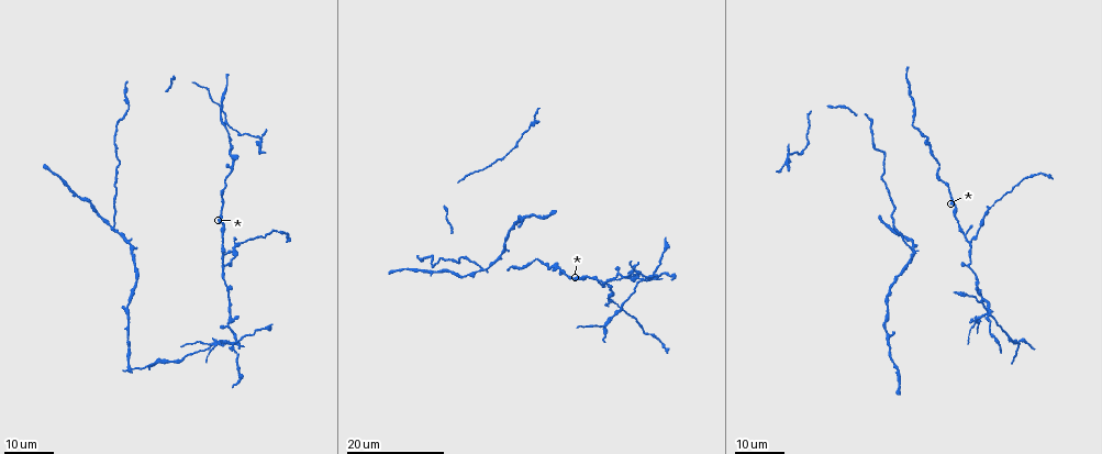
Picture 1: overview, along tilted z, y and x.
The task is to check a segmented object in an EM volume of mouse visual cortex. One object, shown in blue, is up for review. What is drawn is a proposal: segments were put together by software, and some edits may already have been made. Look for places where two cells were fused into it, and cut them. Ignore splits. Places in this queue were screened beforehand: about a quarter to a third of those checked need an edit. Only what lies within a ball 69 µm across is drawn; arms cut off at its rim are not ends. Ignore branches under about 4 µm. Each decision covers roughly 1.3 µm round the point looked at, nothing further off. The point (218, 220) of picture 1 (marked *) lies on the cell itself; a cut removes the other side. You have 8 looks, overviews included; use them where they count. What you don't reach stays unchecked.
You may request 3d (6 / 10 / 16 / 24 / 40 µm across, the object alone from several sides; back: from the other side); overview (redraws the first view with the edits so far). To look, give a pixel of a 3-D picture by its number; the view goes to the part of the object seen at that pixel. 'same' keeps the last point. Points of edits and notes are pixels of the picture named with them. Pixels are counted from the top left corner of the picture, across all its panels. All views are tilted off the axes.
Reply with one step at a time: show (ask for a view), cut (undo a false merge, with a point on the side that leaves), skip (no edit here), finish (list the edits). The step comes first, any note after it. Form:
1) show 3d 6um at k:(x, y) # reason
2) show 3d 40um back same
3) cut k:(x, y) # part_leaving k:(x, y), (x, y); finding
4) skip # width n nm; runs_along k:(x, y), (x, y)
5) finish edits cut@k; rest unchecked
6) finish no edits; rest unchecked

show 3d 16um at 1:(114, 225) # three-way junction

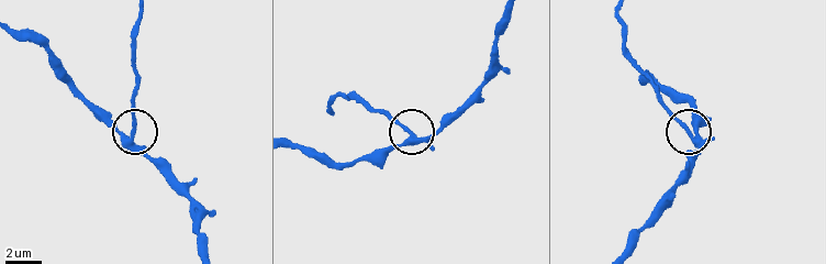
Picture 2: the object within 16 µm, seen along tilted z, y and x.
show 3d 6um at 2:(130, 136) # zoom in

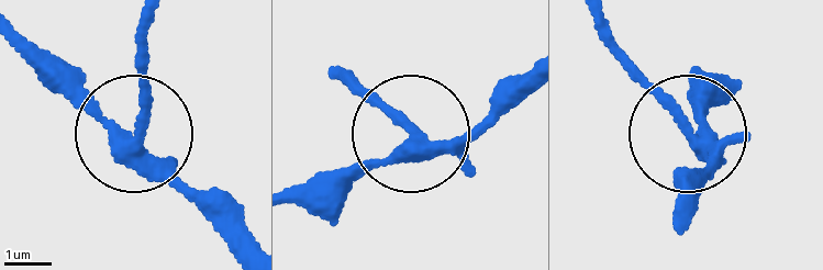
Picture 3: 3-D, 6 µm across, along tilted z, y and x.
show 3d 6um back at 3:(693, 136) # other side

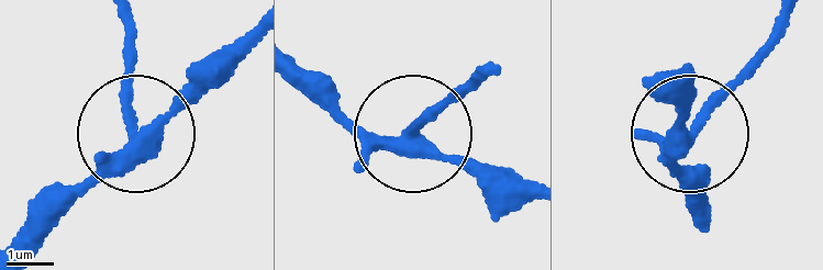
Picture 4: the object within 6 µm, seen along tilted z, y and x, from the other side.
cut 4:(133, 70) # arms 3; part_leaving 4:(137, 133), (130, 14); two cells meet here

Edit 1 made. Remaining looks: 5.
show 3d 16um at 1:(129, 348)

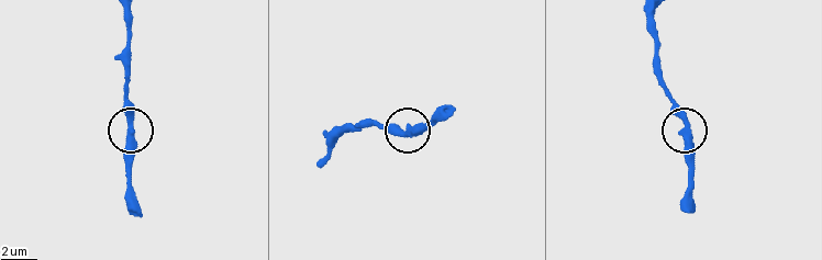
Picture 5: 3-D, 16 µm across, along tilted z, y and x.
show 3d 10um at 5:(687, 126)

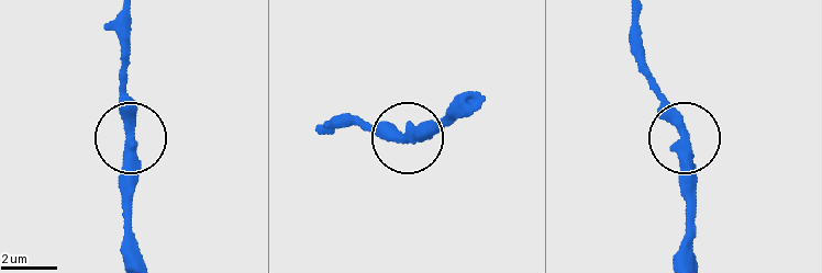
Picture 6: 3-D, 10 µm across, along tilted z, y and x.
skip # side_arm 5 um; one cell here

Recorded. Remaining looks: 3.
show 3d 24um at 1:(987, 309) # two arms at a narrow angle

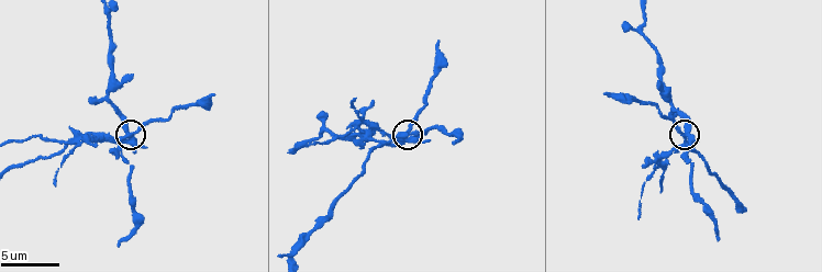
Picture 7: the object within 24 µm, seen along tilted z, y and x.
show 3d 10um at 7:(686, 137) # closer look

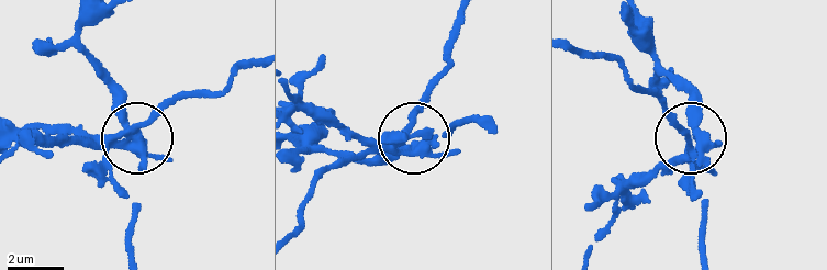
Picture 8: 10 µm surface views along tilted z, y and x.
cut 8:(95, 142) # arms 5; part_leaving 8:(418, 145), (366, 147), (331, 166), (294, 229); a second cell is stuck on

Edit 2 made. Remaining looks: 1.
finish edits cut@4, cut@8; rest unchecked

